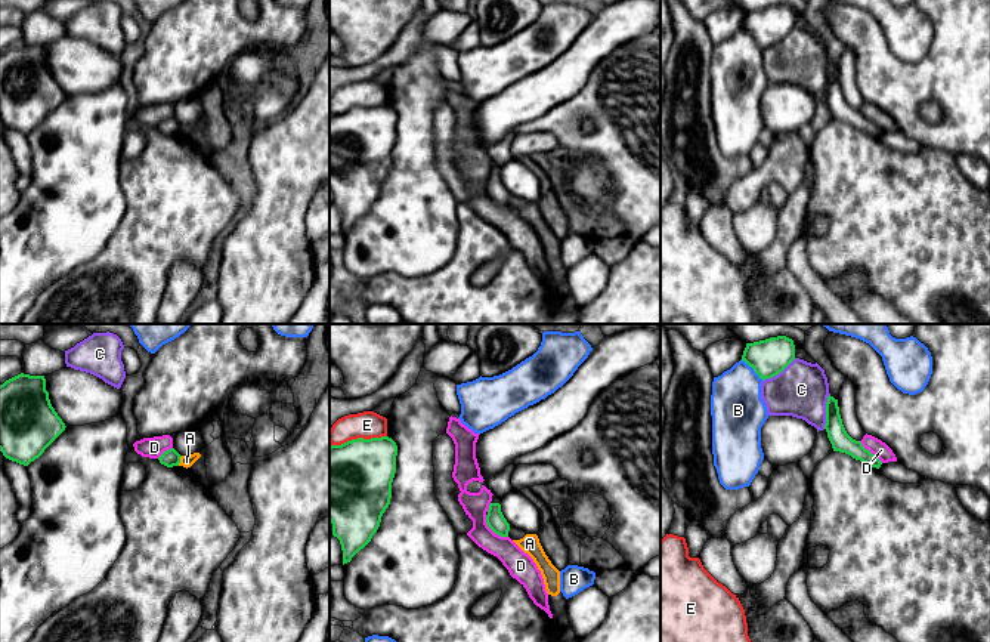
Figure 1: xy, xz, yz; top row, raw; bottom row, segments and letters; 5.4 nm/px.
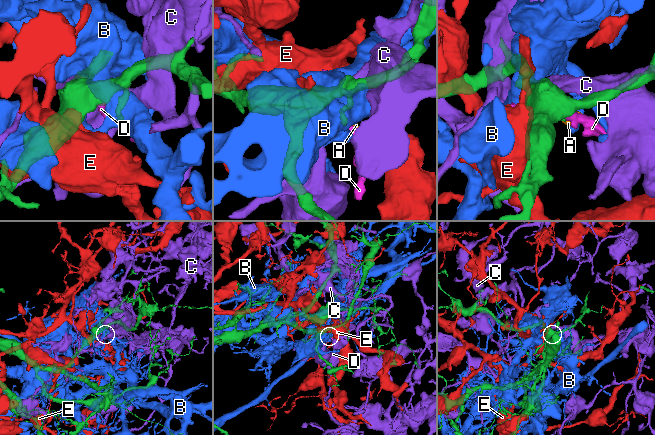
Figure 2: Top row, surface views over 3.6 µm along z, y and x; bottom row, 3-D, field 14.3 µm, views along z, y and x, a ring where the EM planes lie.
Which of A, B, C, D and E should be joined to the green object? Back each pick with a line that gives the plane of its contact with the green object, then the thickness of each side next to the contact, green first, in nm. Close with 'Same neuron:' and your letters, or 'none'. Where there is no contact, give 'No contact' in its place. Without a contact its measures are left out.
Same neuron: none

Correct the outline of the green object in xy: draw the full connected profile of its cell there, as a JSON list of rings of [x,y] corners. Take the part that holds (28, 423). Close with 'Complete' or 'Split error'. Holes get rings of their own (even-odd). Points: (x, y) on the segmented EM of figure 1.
[[[18,374],[0,385],[0,451],[12,462],[28,466],[65,430],[50,404],[44,376]]]. Complete

